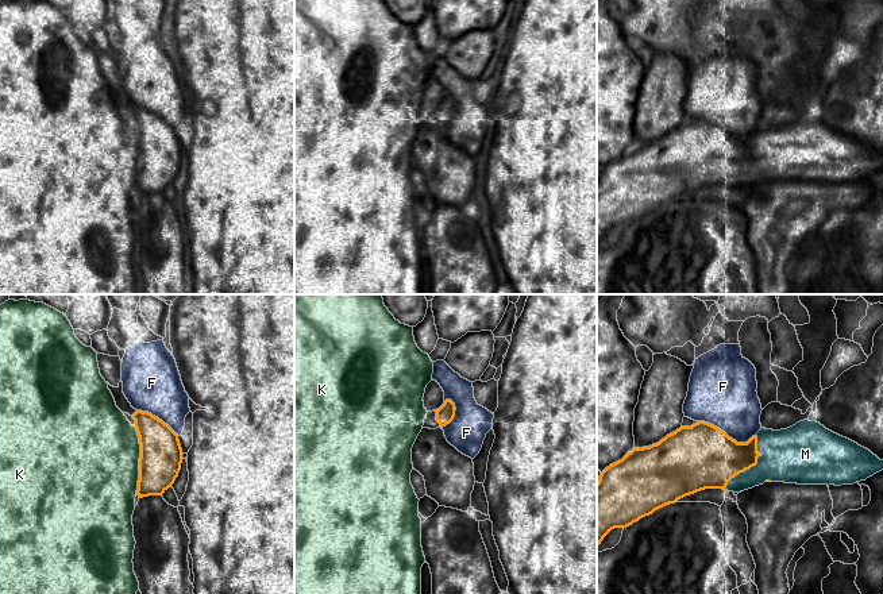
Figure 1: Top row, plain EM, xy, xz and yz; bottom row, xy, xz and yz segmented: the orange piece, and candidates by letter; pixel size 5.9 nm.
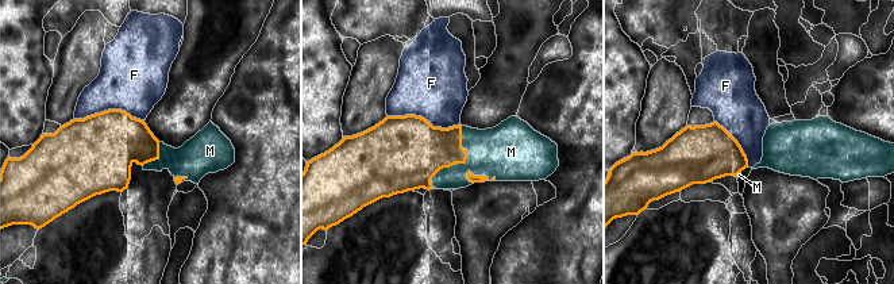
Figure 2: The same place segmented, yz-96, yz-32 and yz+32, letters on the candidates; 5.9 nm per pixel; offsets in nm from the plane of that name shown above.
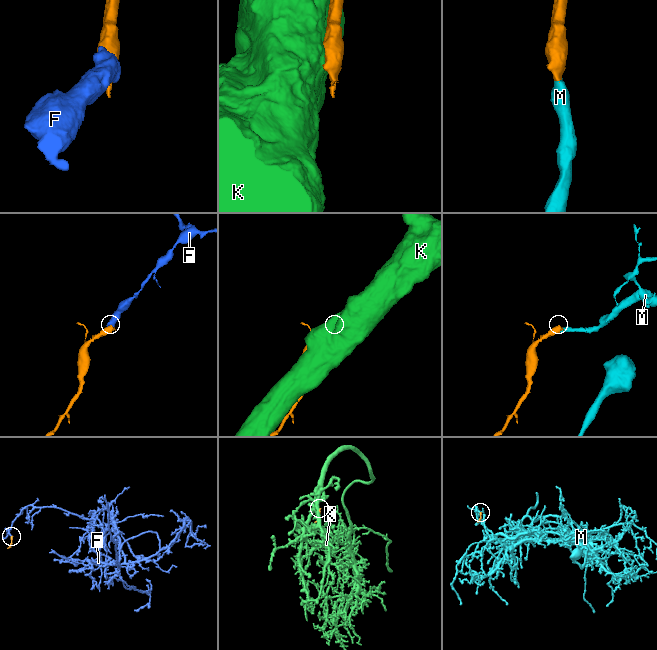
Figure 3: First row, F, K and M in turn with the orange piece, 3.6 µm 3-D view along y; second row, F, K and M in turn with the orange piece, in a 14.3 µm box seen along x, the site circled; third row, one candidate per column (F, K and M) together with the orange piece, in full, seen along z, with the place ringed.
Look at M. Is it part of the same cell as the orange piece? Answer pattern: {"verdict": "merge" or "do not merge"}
{"verdict": "merge"}

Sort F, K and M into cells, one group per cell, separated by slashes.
F / K / M

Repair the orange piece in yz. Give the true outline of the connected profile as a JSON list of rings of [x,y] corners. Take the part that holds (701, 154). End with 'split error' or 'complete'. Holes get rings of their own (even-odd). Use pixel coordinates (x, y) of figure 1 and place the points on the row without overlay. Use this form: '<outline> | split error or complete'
[[[803,117],[780,128],[761,126],[747,140],[737,140],[720,126],[698,119],[691,124],[680,124],[656,142],[633,146],[601,170],[597,180],[597,244],[612,227],[626,225],[655,208],[705,186],[740,190],[764,180],[841,184],[865,178],[882,167],[883,158],[869,147],[826,127],[817,119]]] | split error

